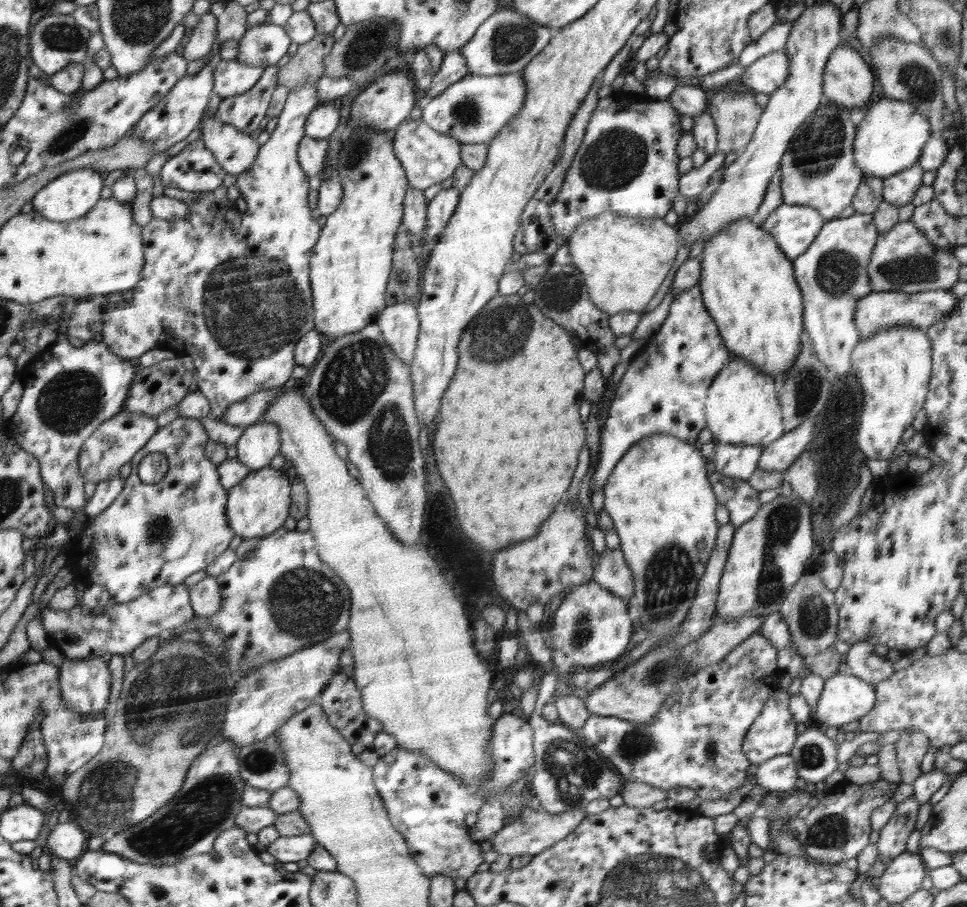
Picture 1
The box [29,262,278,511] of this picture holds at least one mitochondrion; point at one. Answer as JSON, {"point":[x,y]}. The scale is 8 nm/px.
{"point":[70,400]}

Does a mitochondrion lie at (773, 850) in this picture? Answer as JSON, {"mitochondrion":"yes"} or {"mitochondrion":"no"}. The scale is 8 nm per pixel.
{"mitochondrion":"no"}

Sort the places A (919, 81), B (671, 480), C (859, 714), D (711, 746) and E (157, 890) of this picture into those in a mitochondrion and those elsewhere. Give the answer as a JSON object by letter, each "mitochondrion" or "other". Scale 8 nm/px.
{"A":"mitochondrion","B":"other","C":"other","D":"mitochondrion","E":"mitochondrion"}

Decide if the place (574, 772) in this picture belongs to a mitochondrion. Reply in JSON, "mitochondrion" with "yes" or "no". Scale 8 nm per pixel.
{"mitochondrion":"yes"}

